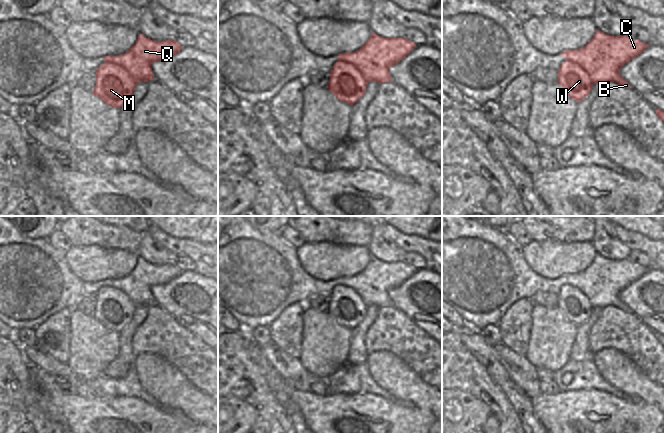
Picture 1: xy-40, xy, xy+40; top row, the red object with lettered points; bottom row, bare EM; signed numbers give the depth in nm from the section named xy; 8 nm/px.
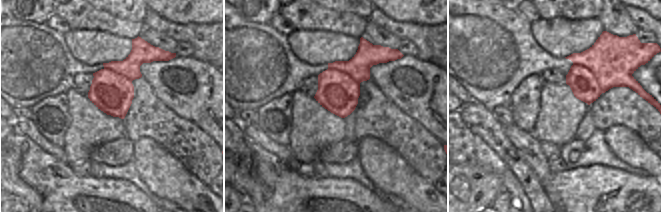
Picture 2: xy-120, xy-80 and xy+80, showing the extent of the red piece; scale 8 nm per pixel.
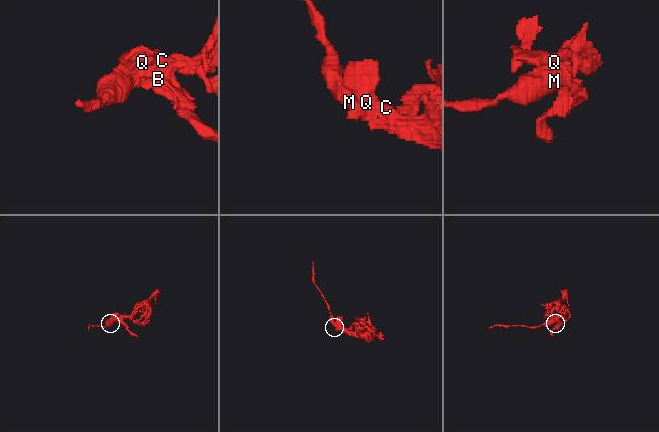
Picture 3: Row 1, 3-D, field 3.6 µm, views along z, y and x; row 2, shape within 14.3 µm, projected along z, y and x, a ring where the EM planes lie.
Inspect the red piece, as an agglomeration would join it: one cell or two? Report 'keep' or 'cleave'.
cleave

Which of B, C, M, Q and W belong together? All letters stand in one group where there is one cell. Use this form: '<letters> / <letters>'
B C Q / M W

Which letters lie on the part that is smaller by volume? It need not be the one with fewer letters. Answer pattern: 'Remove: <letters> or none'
Remove: M, W

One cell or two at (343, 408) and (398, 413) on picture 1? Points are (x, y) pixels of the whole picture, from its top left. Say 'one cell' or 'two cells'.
one cell

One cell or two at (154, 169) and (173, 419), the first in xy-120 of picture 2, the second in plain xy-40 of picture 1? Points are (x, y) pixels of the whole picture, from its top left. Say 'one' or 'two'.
two

